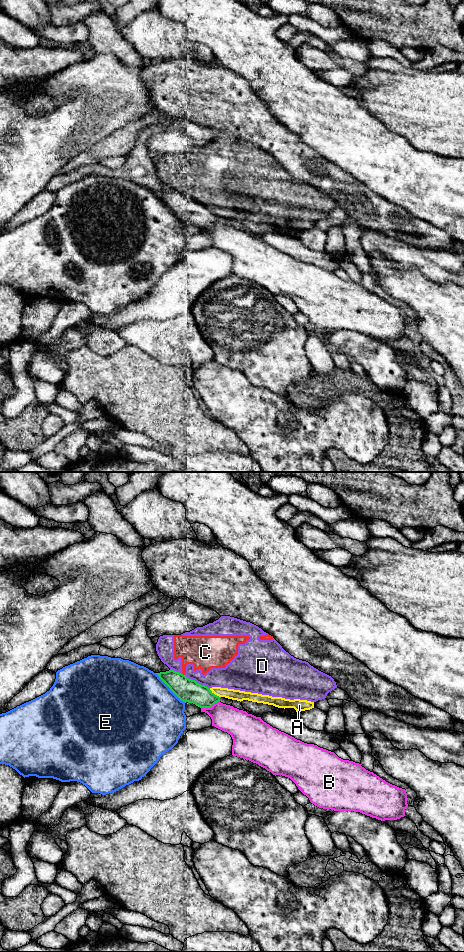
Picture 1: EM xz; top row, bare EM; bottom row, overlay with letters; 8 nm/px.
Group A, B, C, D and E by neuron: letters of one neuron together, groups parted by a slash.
A C D / B / E

